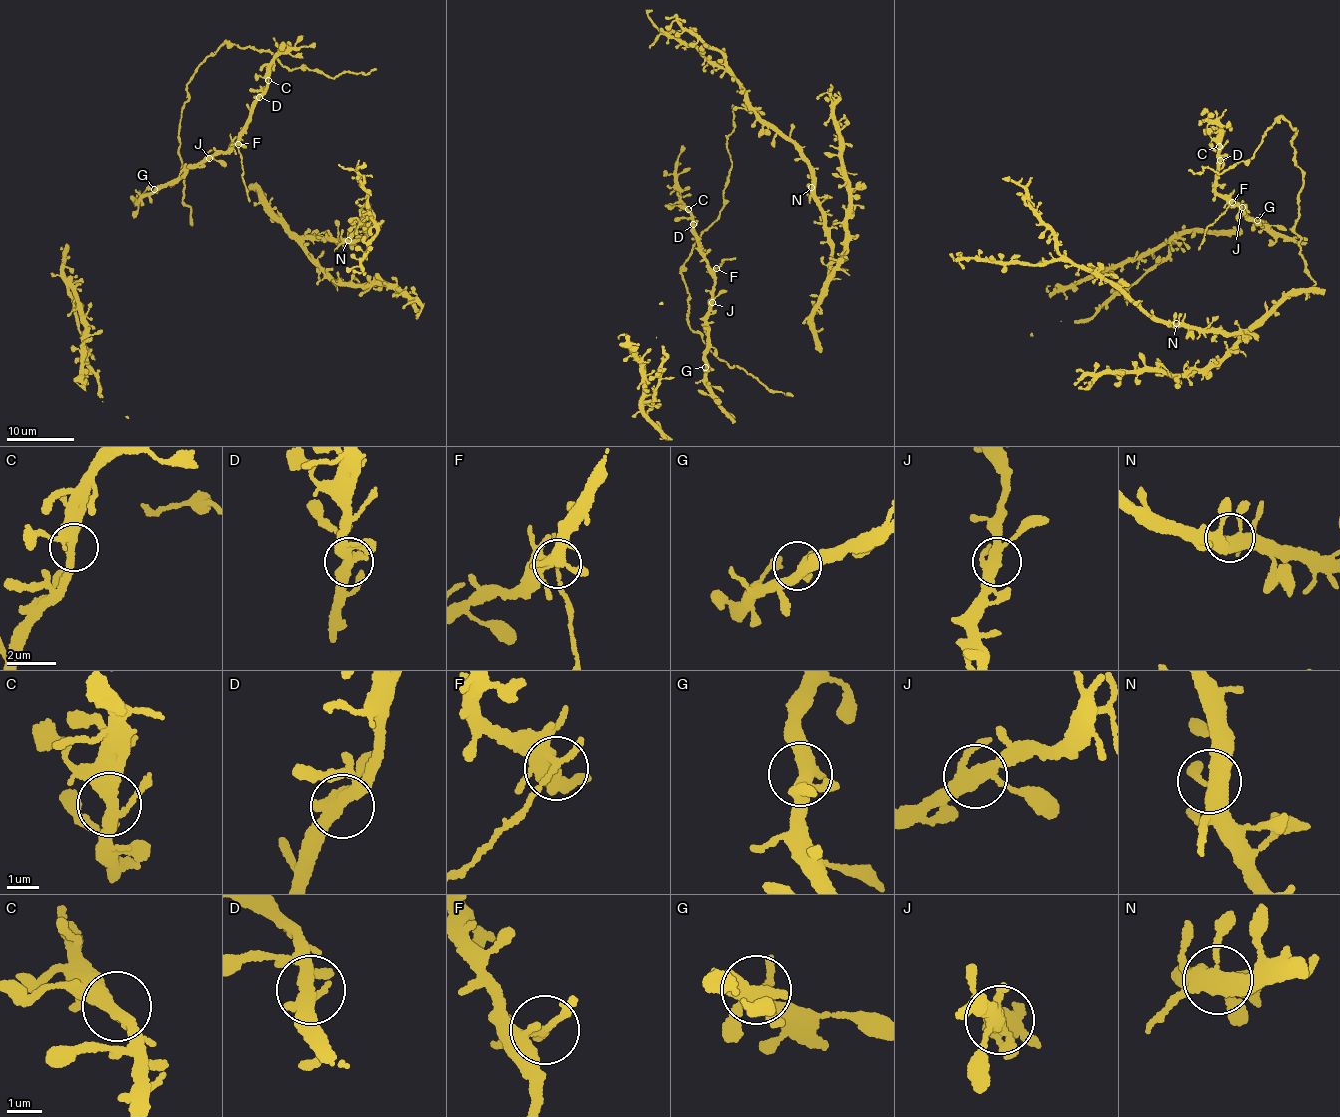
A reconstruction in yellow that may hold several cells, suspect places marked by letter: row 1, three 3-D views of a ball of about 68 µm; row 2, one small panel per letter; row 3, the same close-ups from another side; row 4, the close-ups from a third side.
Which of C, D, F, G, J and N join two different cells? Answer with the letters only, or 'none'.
F

